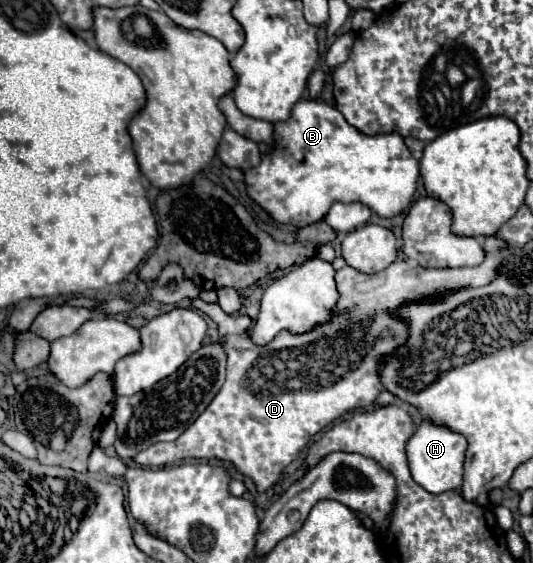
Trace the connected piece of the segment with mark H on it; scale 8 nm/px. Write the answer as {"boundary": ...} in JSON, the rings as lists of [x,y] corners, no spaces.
{"boundary":[[[422,420],[422,424],[414,430],[406,446],[408,462],[412,478],[432,494],[440,494],[446,490],[456,490],[462,486],[462,472],[464,472],[464,452],[466,452],[466,438],[458,432],[452,432],[446,426],[438,426],[430,420]]]}

